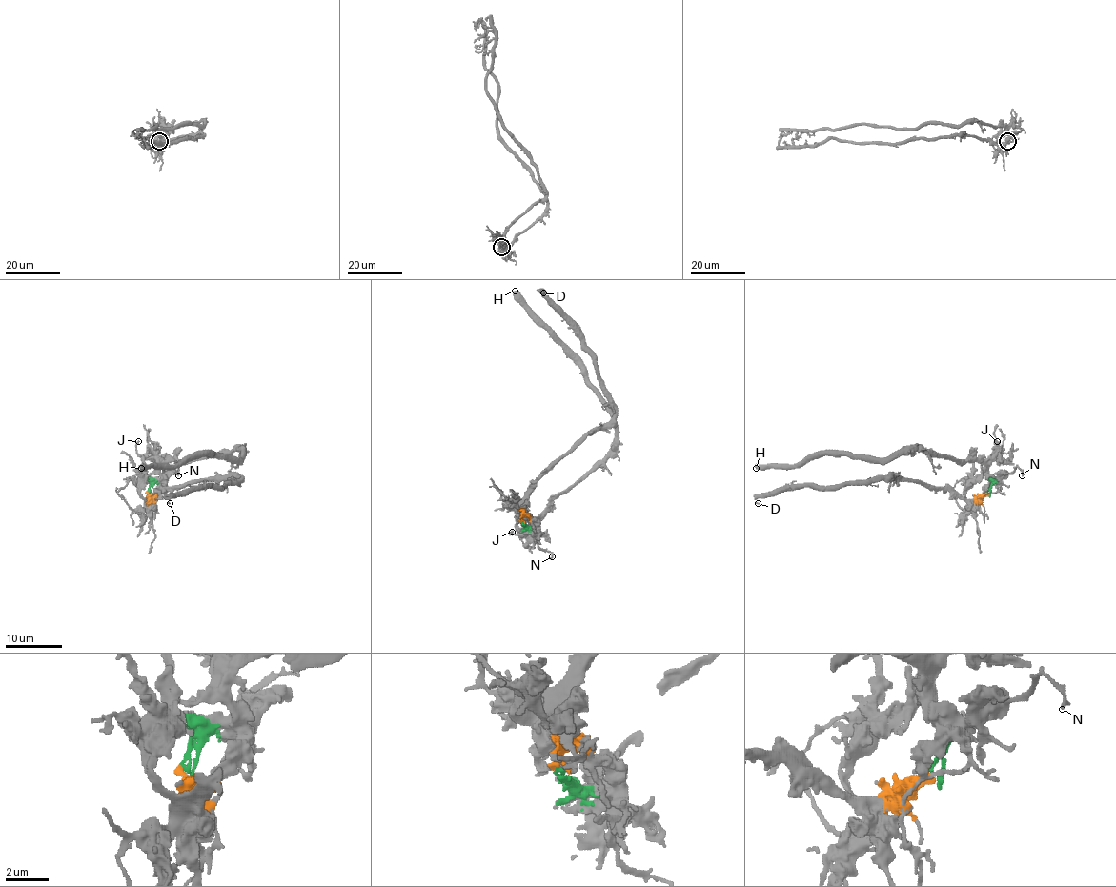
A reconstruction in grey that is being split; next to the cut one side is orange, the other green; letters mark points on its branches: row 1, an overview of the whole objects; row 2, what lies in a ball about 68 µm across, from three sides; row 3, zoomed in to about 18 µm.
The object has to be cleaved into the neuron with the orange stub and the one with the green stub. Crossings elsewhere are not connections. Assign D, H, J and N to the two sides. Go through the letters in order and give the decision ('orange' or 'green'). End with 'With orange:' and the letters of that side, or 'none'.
D: orange
H: green
J: green
N: green
With orange: D

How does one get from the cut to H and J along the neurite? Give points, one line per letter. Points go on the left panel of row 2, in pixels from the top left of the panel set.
H: (149, 492), (168, 460), (216, 457), (232, 451), (242, 453), (237, 457), (191, 454), (175, 465), (141, 468)
J: (149, 492), (150, 477), (157, 462), (143, 457), (135, 448), (138, 441)

